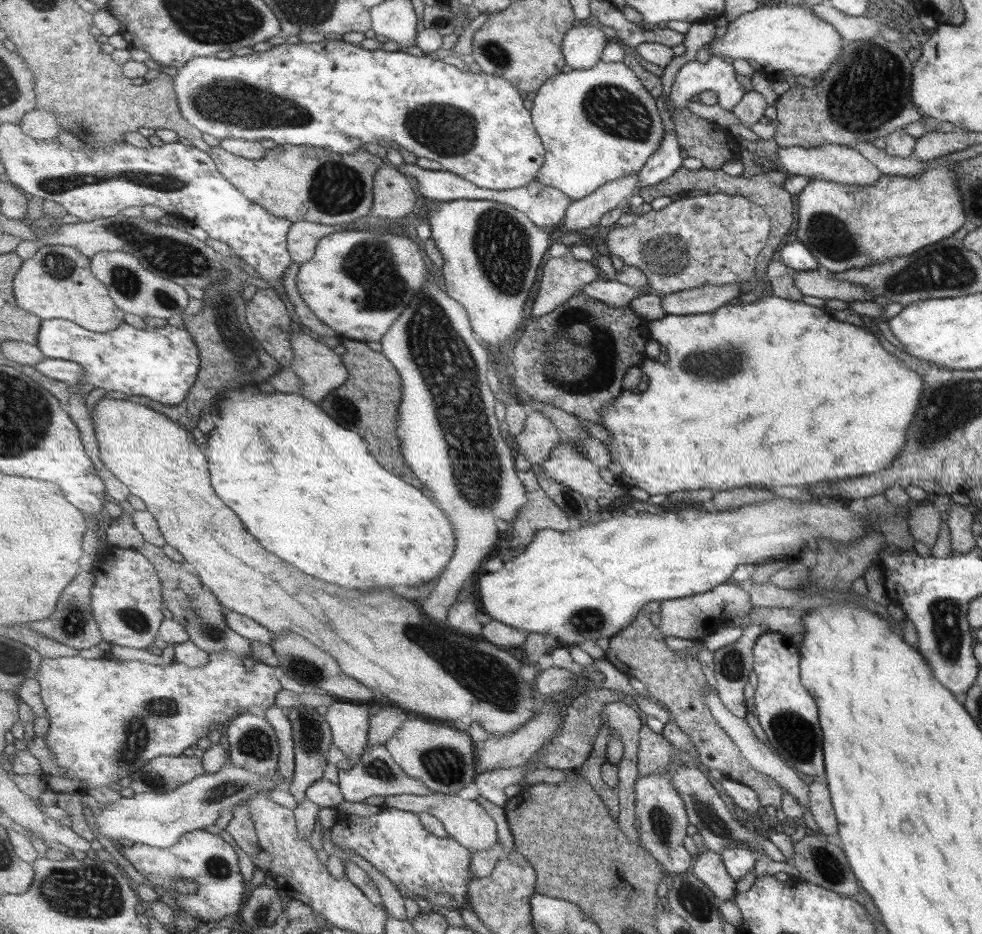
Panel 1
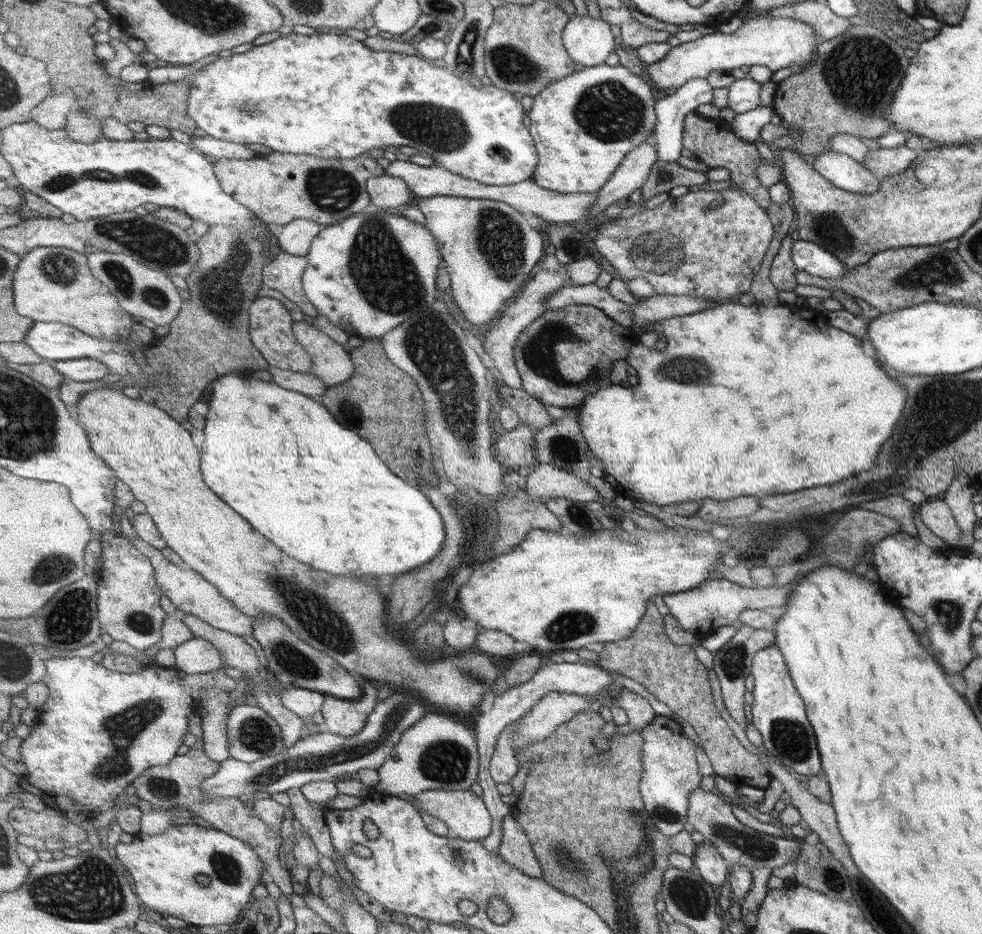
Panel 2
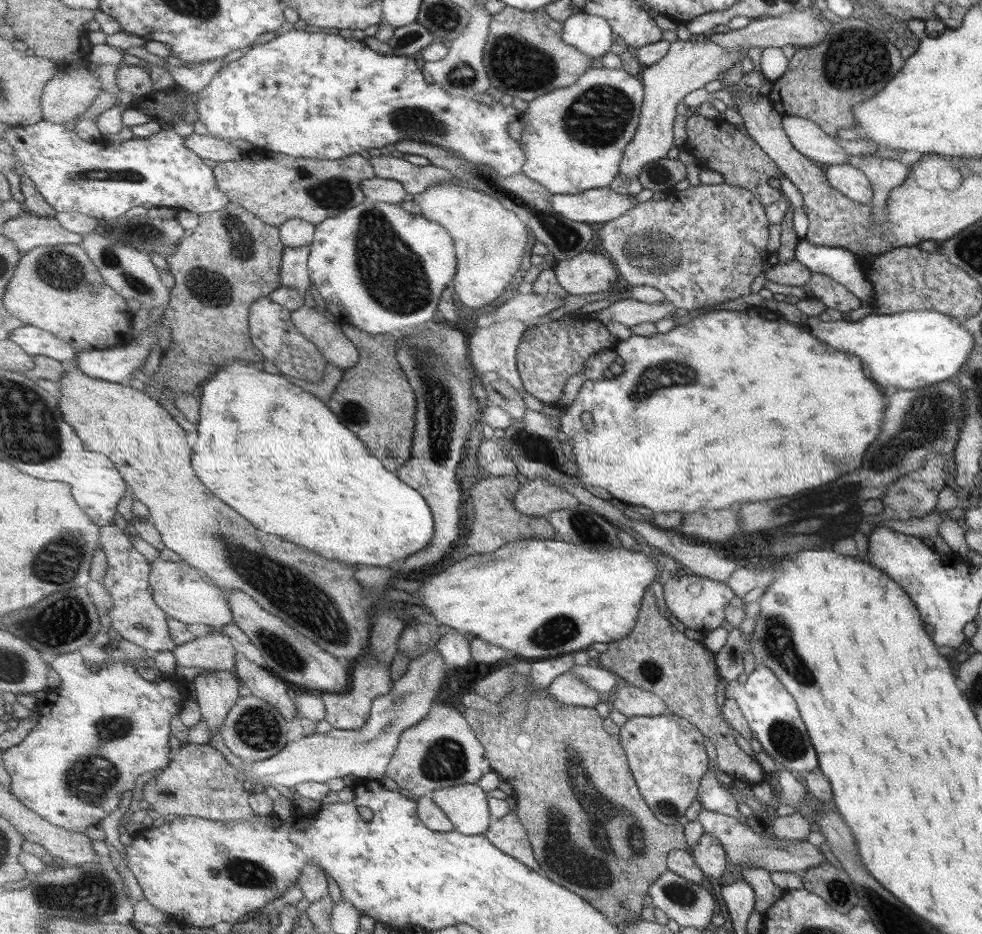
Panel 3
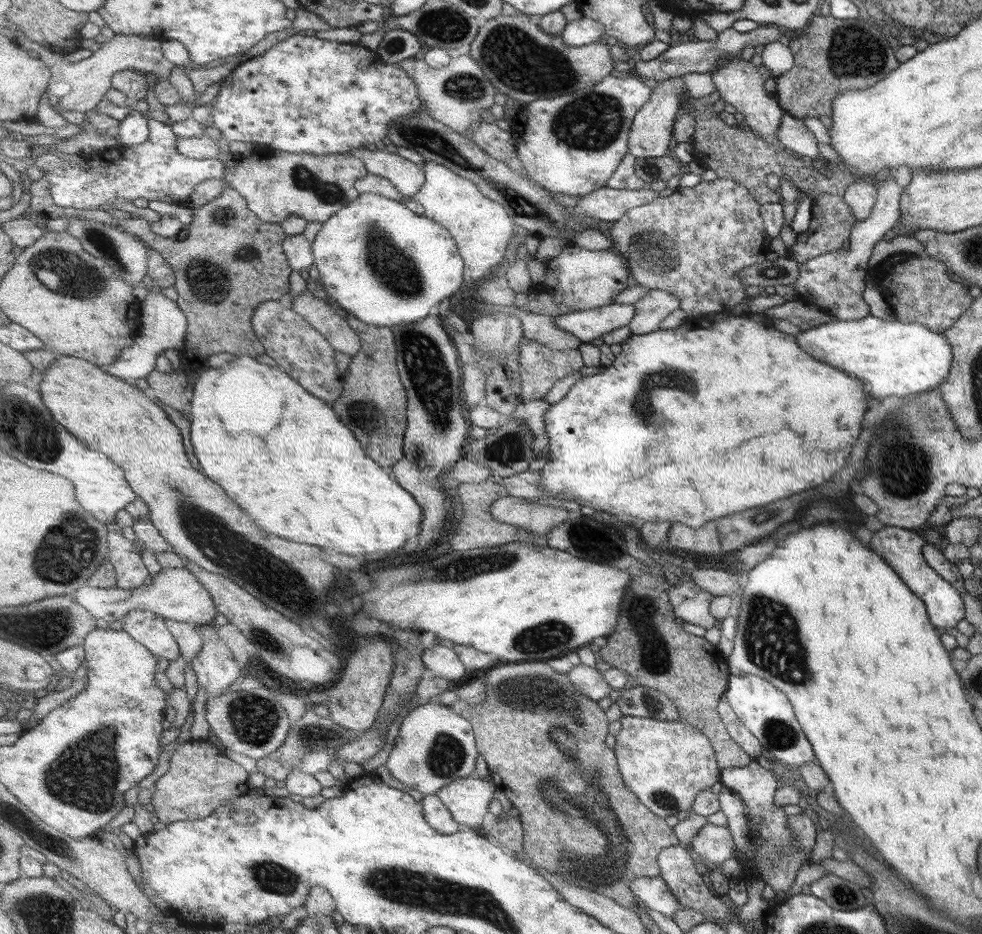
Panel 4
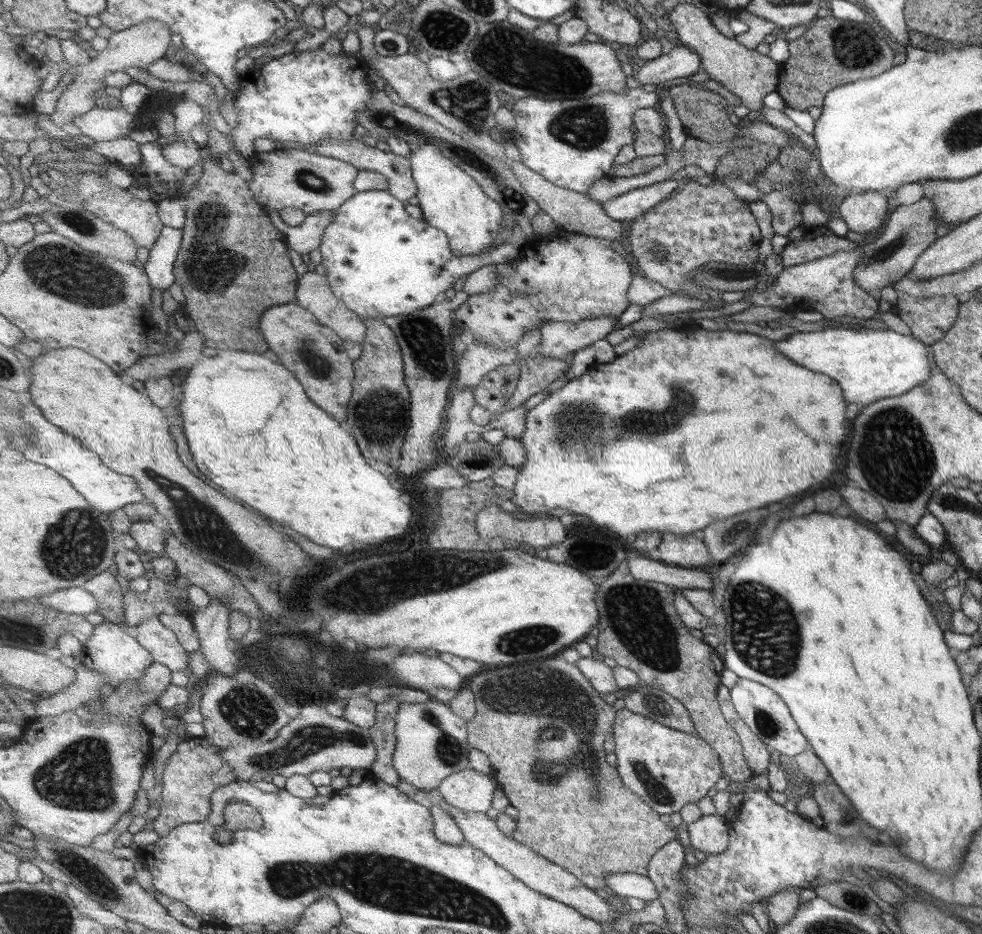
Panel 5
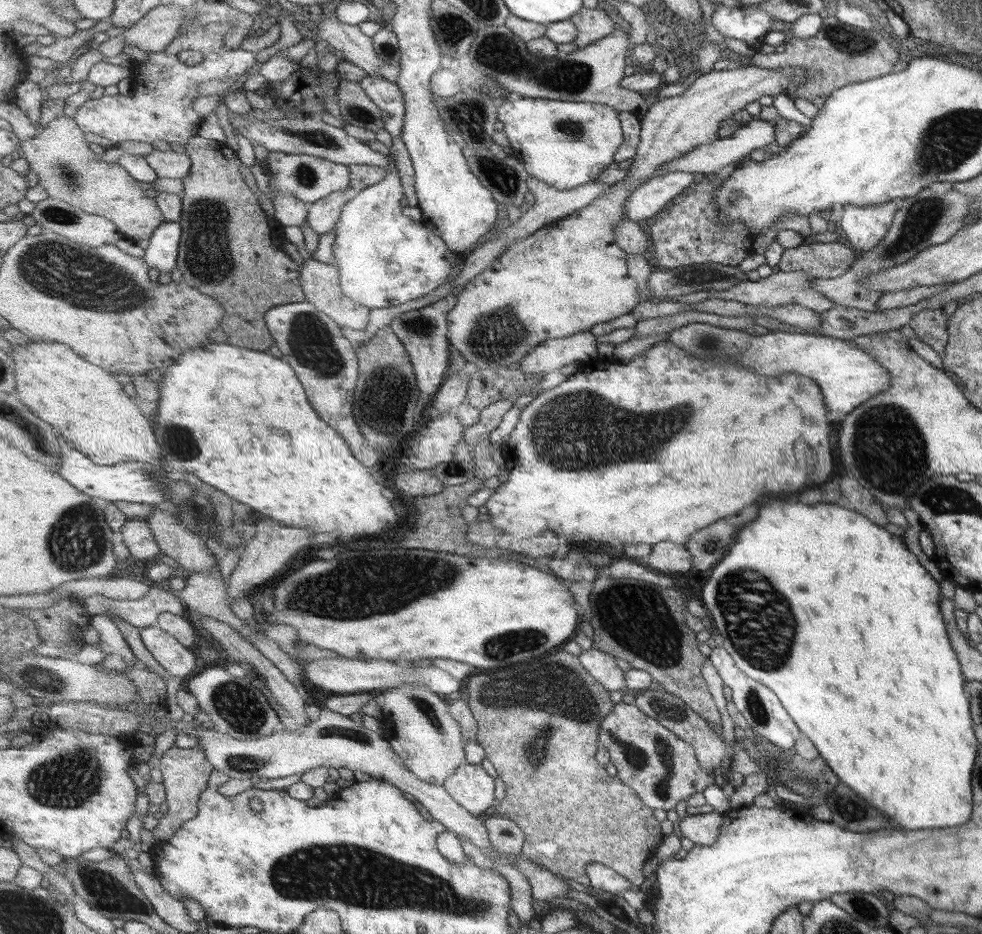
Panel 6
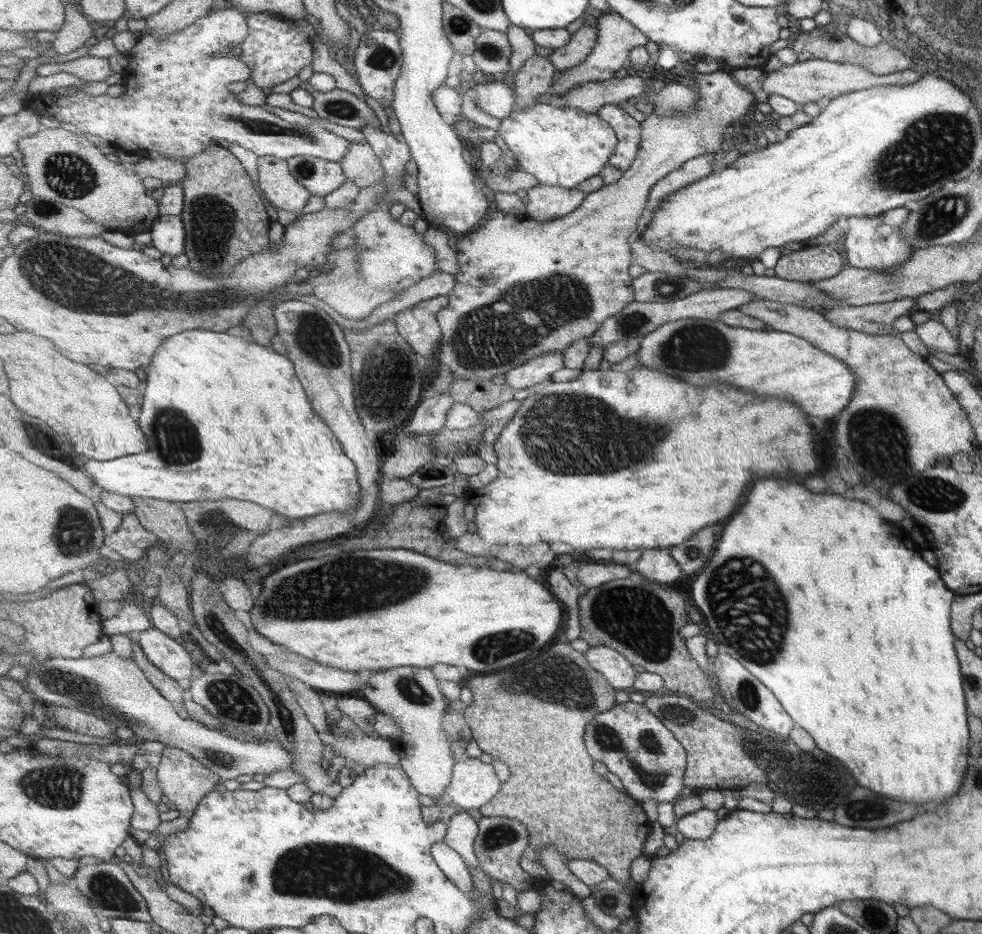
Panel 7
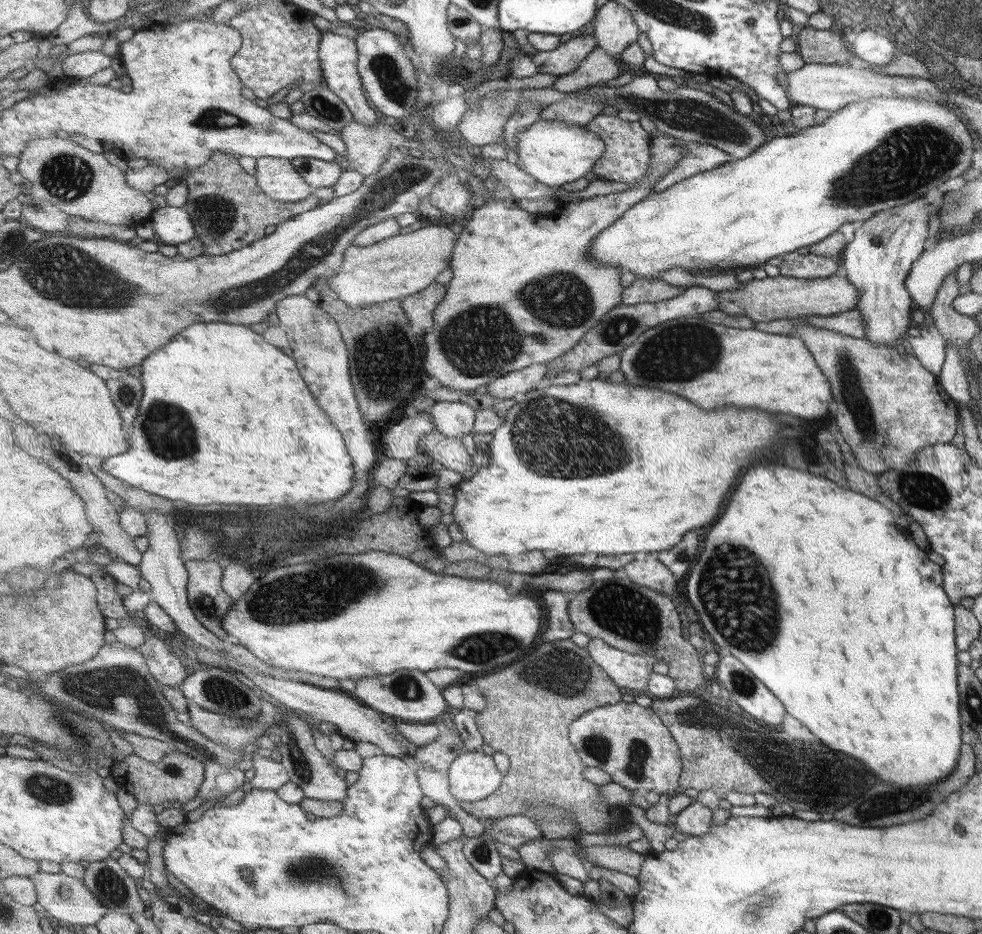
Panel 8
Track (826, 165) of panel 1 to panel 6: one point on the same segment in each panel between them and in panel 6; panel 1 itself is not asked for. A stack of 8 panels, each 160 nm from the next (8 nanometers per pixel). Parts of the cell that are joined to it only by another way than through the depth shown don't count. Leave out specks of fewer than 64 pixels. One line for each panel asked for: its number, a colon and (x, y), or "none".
2: (841, 171)
3: (852, 183)
4: (860, 196)
5: (865, 213)
6: (864, 227)

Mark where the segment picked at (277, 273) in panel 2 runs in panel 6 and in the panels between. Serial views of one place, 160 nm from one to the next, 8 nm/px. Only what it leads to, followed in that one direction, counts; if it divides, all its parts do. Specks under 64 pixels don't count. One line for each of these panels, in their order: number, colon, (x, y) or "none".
3: (295, 273)
4: (299, 249)
5: (306, 237)
6: (325, 214)

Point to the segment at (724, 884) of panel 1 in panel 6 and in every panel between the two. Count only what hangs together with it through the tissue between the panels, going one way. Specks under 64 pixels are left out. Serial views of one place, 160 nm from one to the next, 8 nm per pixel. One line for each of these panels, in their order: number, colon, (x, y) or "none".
2: (708, 861)
3: (710, 855)
4: (713, 844)
5: (710, 834)
6: (703, 829)

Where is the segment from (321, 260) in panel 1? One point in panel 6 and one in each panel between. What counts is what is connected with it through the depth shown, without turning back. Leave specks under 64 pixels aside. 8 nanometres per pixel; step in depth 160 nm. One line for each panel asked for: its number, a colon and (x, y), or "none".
2: (369, 273)
3: (377, 266)
4: (347, 251)
5: (381, 261)
6: (386, 259)

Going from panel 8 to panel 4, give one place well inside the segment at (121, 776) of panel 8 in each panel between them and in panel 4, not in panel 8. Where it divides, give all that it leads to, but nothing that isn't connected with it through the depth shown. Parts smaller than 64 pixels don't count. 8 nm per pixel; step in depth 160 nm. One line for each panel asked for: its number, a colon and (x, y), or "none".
4: (200, 778)
5: (195, 770)
6: (186, 772)
7: (185, 781)

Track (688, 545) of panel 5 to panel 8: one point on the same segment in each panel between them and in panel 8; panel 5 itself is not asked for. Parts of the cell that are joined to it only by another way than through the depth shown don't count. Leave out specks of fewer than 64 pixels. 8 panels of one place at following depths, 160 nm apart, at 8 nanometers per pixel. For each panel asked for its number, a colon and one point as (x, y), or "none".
6: (668, 557)
7: (659, 565)
8: (651, 572)

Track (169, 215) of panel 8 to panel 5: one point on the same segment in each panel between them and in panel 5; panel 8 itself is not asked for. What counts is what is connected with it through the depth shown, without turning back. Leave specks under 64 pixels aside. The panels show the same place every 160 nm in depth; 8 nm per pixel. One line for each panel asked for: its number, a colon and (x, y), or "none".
5: (160, 266)
6: (163, 253)
7: (169, 236)

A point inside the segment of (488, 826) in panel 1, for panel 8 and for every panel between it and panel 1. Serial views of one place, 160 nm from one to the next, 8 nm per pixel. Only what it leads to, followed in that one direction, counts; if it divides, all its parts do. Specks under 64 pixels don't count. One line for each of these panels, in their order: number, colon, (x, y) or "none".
2: (465, 813)
3: (468, 806)
4: (468, 799)
5: (468, 789)
6: (472, 787)
7: (475, 783)
8: (474, 776)

